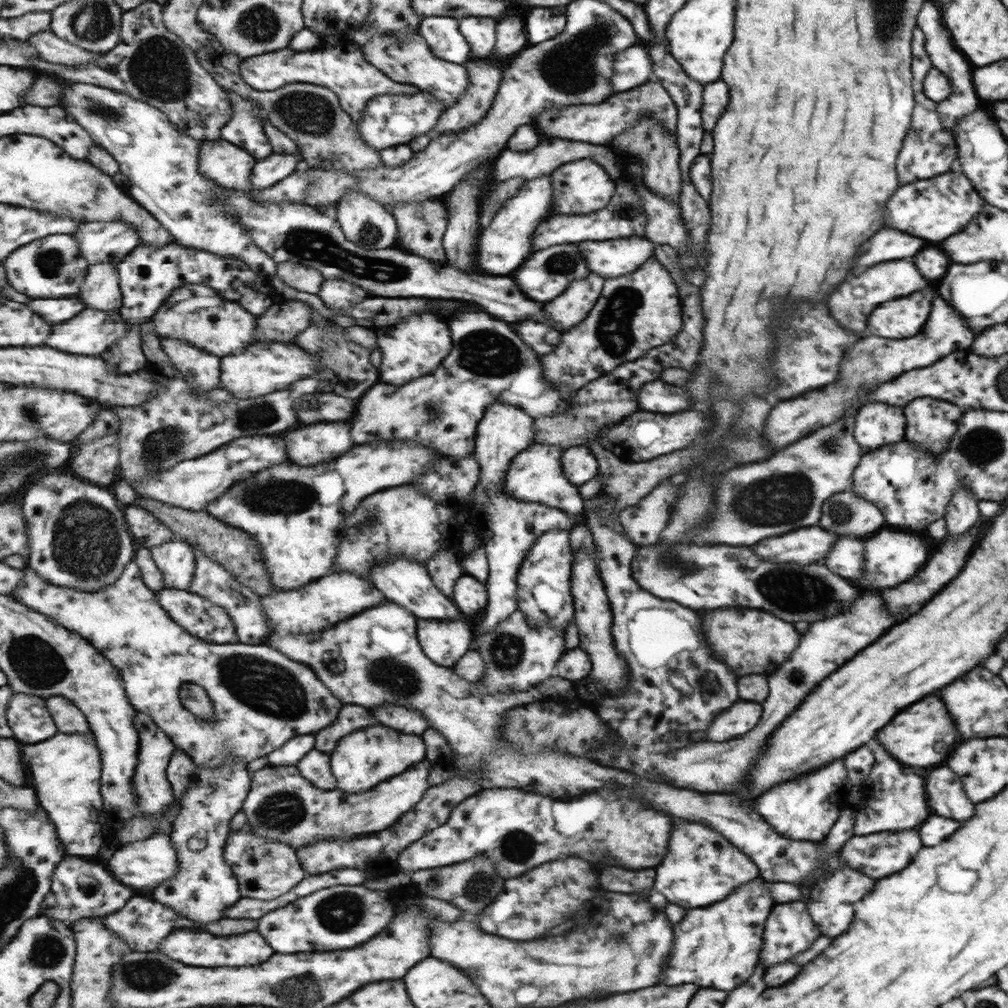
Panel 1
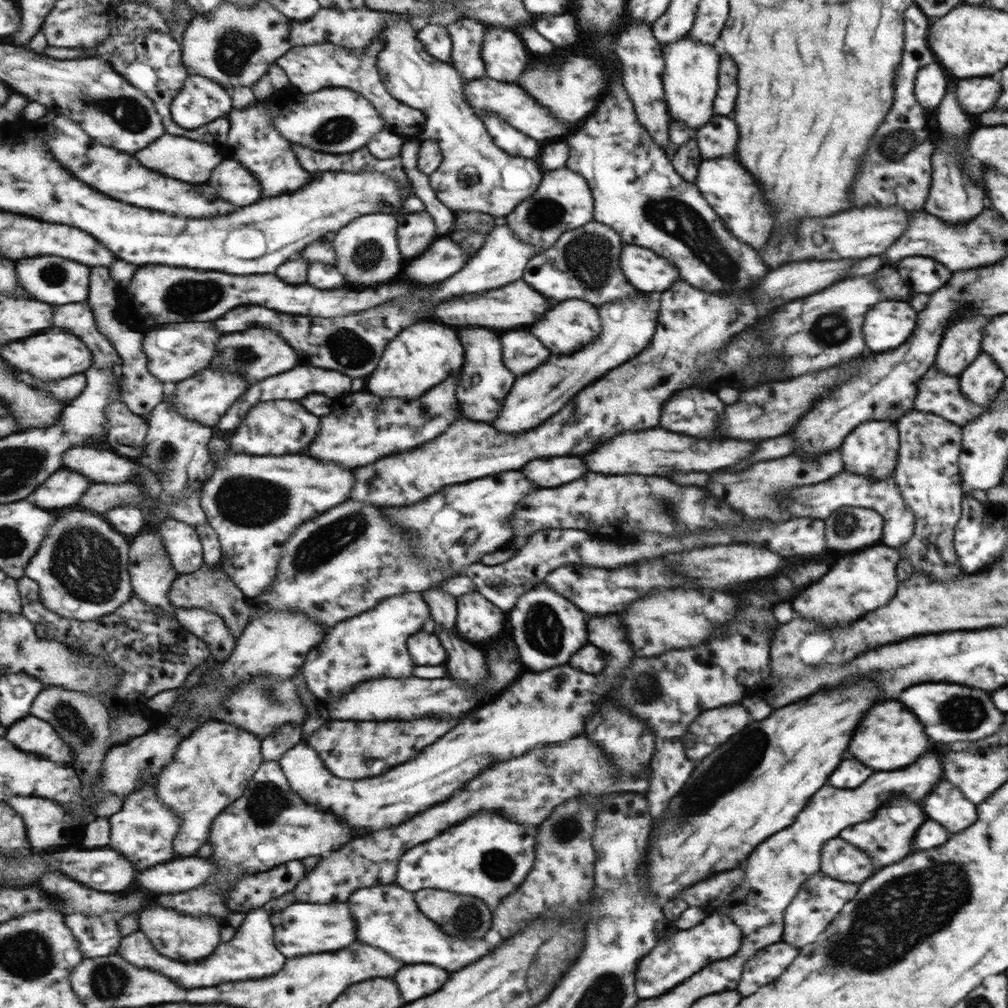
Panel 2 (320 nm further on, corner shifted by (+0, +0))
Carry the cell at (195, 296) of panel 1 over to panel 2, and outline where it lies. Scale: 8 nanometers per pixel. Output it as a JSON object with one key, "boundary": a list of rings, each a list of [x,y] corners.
{"boundary":[[[207,321],[157,324],[155,330],[147,330],[145,334],[144,351],[148,356],[149,372],[172,387],[210,366],[225,332],[221,332],[213,321]]]}

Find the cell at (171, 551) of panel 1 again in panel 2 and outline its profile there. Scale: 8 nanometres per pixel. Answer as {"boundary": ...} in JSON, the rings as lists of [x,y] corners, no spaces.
{"boundary":[[[169,518],[160,526],[171,563],[181,574],[191,574],[205,566],[204,544],[190,524]]]}

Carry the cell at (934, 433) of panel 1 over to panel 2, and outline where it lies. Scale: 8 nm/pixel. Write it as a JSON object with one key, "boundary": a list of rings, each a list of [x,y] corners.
{"boundary":[[[915,408],[907,411],[894,424],[899,430],[899,459],[892,477],[915,520],[910,539],[897,547],[897,553],[901,559],[909,562],[909,566],[914,572],[920,570],[929,578],[949,580],[955,576],[963,576],[965,572],[962,571],[962,566],[957,561],[957,555],[953,552],[954,526],[959,520],[960,502],[964,496],[960,485],[959,465],[959,457],[963,454],[963,429],[941,416],[929,412],[919,412]]]}

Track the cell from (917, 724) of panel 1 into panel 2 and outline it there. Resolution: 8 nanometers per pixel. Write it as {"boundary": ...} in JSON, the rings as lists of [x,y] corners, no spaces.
{"boundary":[[[897,702],[873,704],[861,720],[861,728],[857,728],[857,736],[853,736],[853,744],[849,744],[849,754],[869,766],[871,770],[897,770],[901,766],[911,764],[917,756],[927,750],[929,742],[923,734],[917,718]]]}

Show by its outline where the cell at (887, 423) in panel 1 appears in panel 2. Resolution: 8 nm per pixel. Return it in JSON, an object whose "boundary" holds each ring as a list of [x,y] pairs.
{"boundary":[[[867,421],[853,429],[840,446],[845,472],[866,476],[873,481],[892,476],[899,459],[899,430],[893,422]]]}

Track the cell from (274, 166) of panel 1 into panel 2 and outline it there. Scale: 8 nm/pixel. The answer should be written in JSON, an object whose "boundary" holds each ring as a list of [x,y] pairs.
{"boundary":[[[235,158],[223,159],[207,184],[235,206],[246,207],[263,197],[259,180]]]}

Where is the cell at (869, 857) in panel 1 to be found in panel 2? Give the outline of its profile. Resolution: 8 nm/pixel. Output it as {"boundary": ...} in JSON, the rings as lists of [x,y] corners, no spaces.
{"boundary":[[[838,836],[823,844],[820,852],[820,872],[846,883],[862,883],[873,874],[872,860]]]}

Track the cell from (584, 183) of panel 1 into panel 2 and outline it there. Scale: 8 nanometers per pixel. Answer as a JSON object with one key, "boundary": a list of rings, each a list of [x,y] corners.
{"boundary":[[[572,170],[545,171],[539,187],[533,195],[524,199],[515,210],[505,215],[501,221],[511,228],[512,235],[516,236],[520,242],[529,244],[537,252],[551,248],[560,234],[573,230],[573,228],[583,227],[585,223],[590,223],[595,219],[591,214],[591,200],[589,187],[581,176],[577,176]]]}

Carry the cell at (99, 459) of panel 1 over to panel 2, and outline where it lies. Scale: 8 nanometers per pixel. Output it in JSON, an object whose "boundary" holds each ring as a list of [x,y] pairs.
{"boundary":[[[59,470],[37,491],[33,492],[33,500],[41,508],[65,508],[77,504],[79,499],[91,488],[91,480],[79,472]]]}

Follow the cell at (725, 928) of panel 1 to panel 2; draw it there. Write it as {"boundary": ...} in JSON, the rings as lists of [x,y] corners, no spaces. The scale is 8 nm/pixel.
{"boundary":[[[711,914],[697,926],[675,932],[673,936],[657,944],[657,948],[653,948],[653,952],[649,952],[645,960],[641,960],[641,972],[637,972],[637,996],[653,998],[665,994],[667,990],[689,978],[693,972],[701,970],[709,962],[735,954],[735,950],[740,948],[742,942],[741,930],[725,914]]]}

